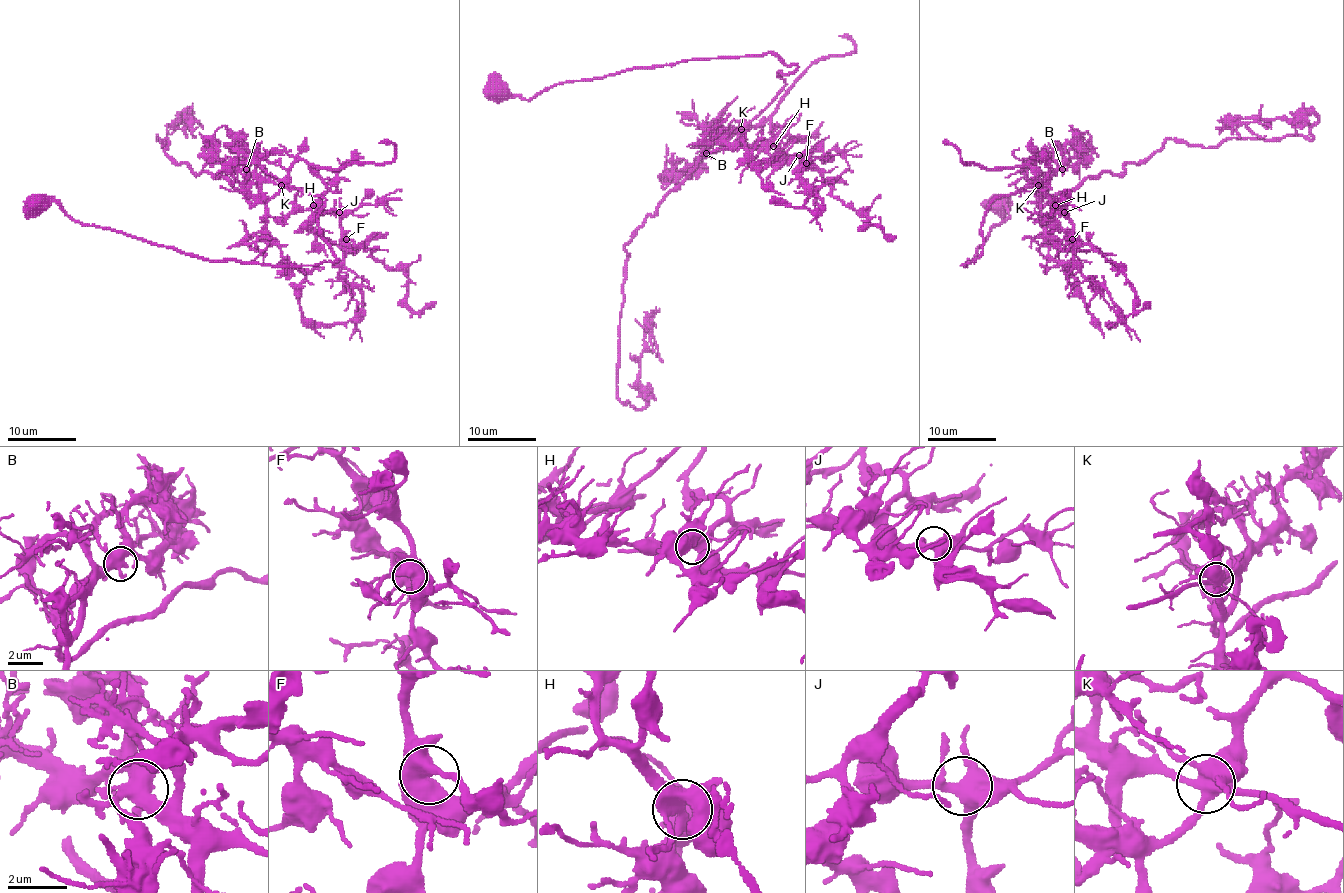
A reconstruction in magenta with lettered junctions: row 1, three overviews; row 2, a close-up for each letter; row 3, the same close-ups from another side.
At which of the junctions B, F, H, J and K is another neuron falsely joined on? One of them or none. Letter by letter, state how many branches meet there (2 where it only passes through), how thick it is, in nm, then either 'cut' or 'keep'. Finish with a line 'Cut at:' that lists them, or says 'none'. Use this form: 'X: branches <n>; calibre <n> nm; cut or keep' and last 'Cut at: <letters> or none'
B: branches 5; calibre 500 nm; keep
F: branches 4; calibre 480 nm; keep
H: branches 5; calibre 400 nm; keep
J: branches 5; calibre 480 nm; keep
K: branches 5; calibre 500 nm; cut
Cut at: K

